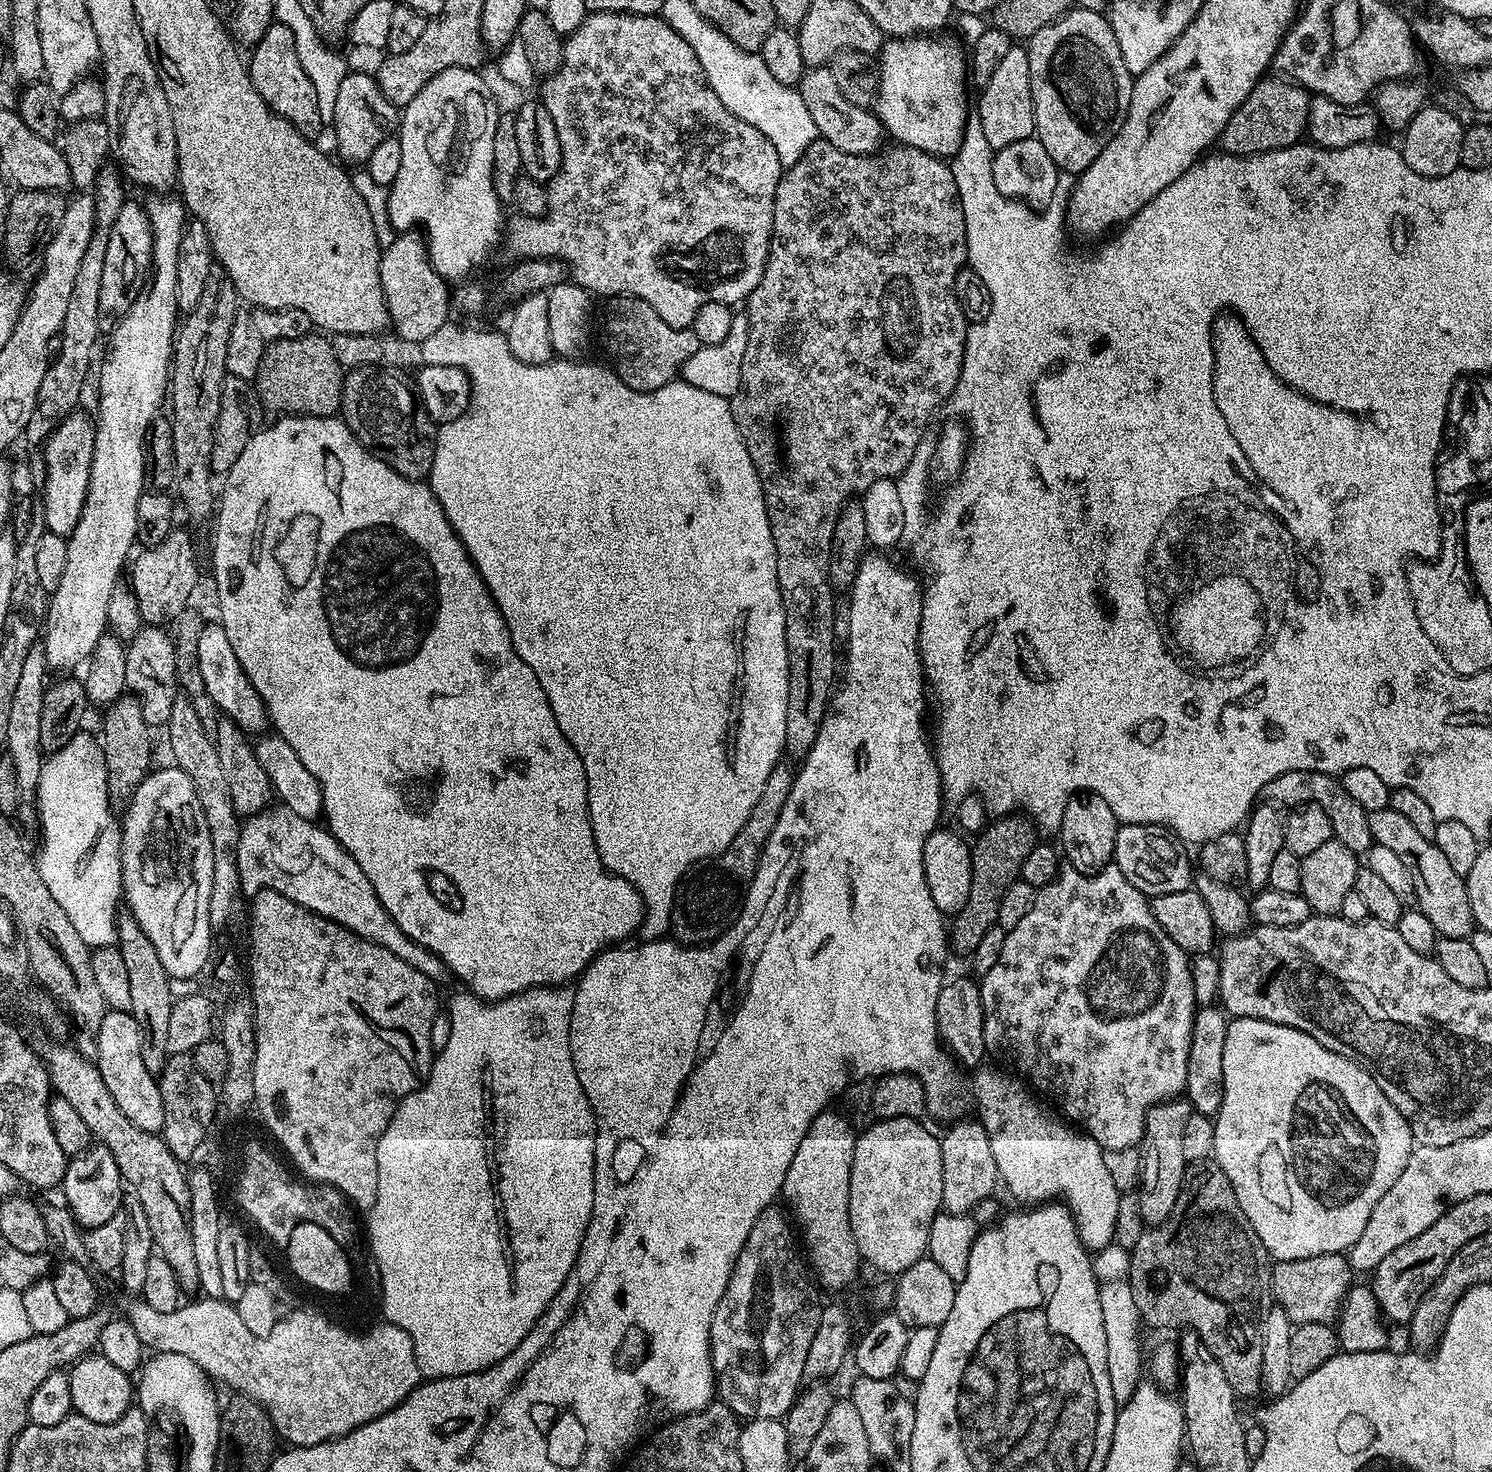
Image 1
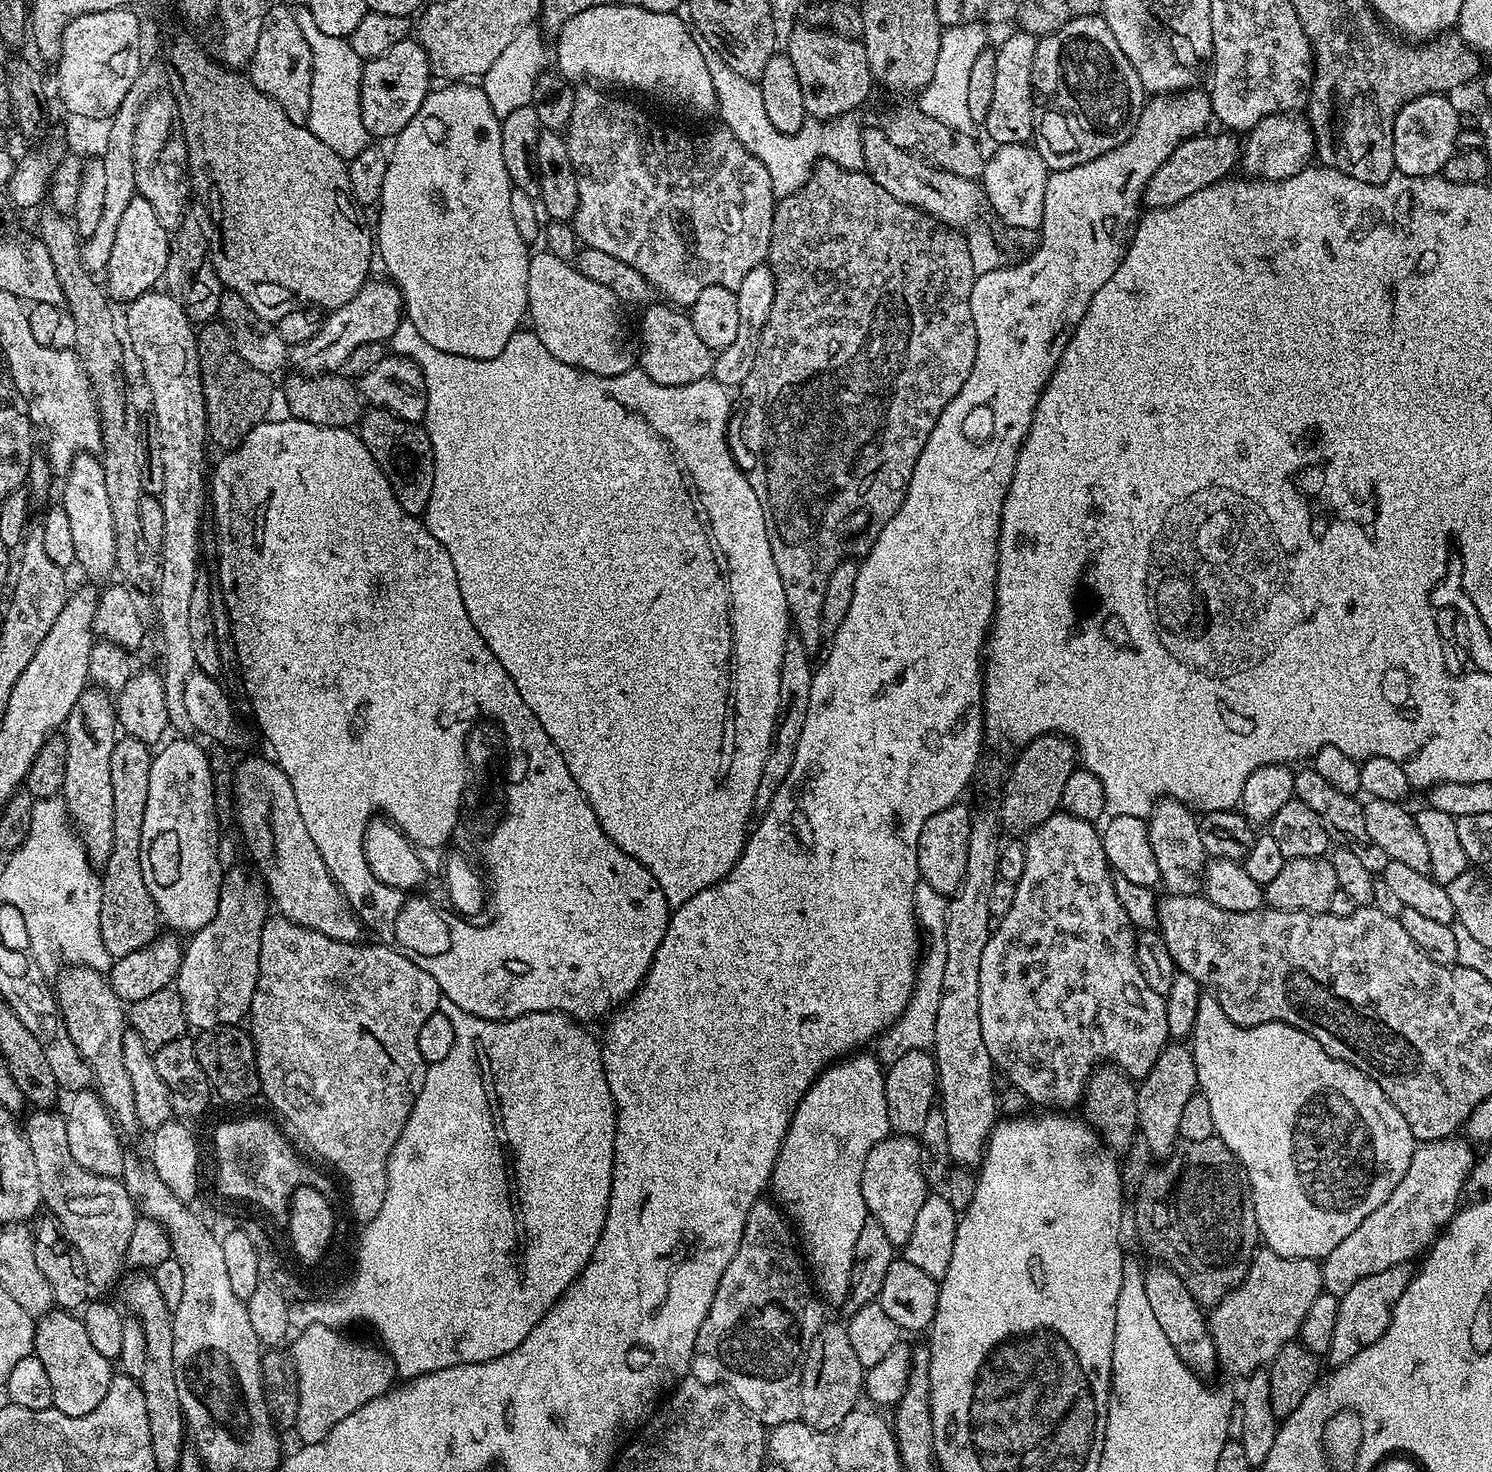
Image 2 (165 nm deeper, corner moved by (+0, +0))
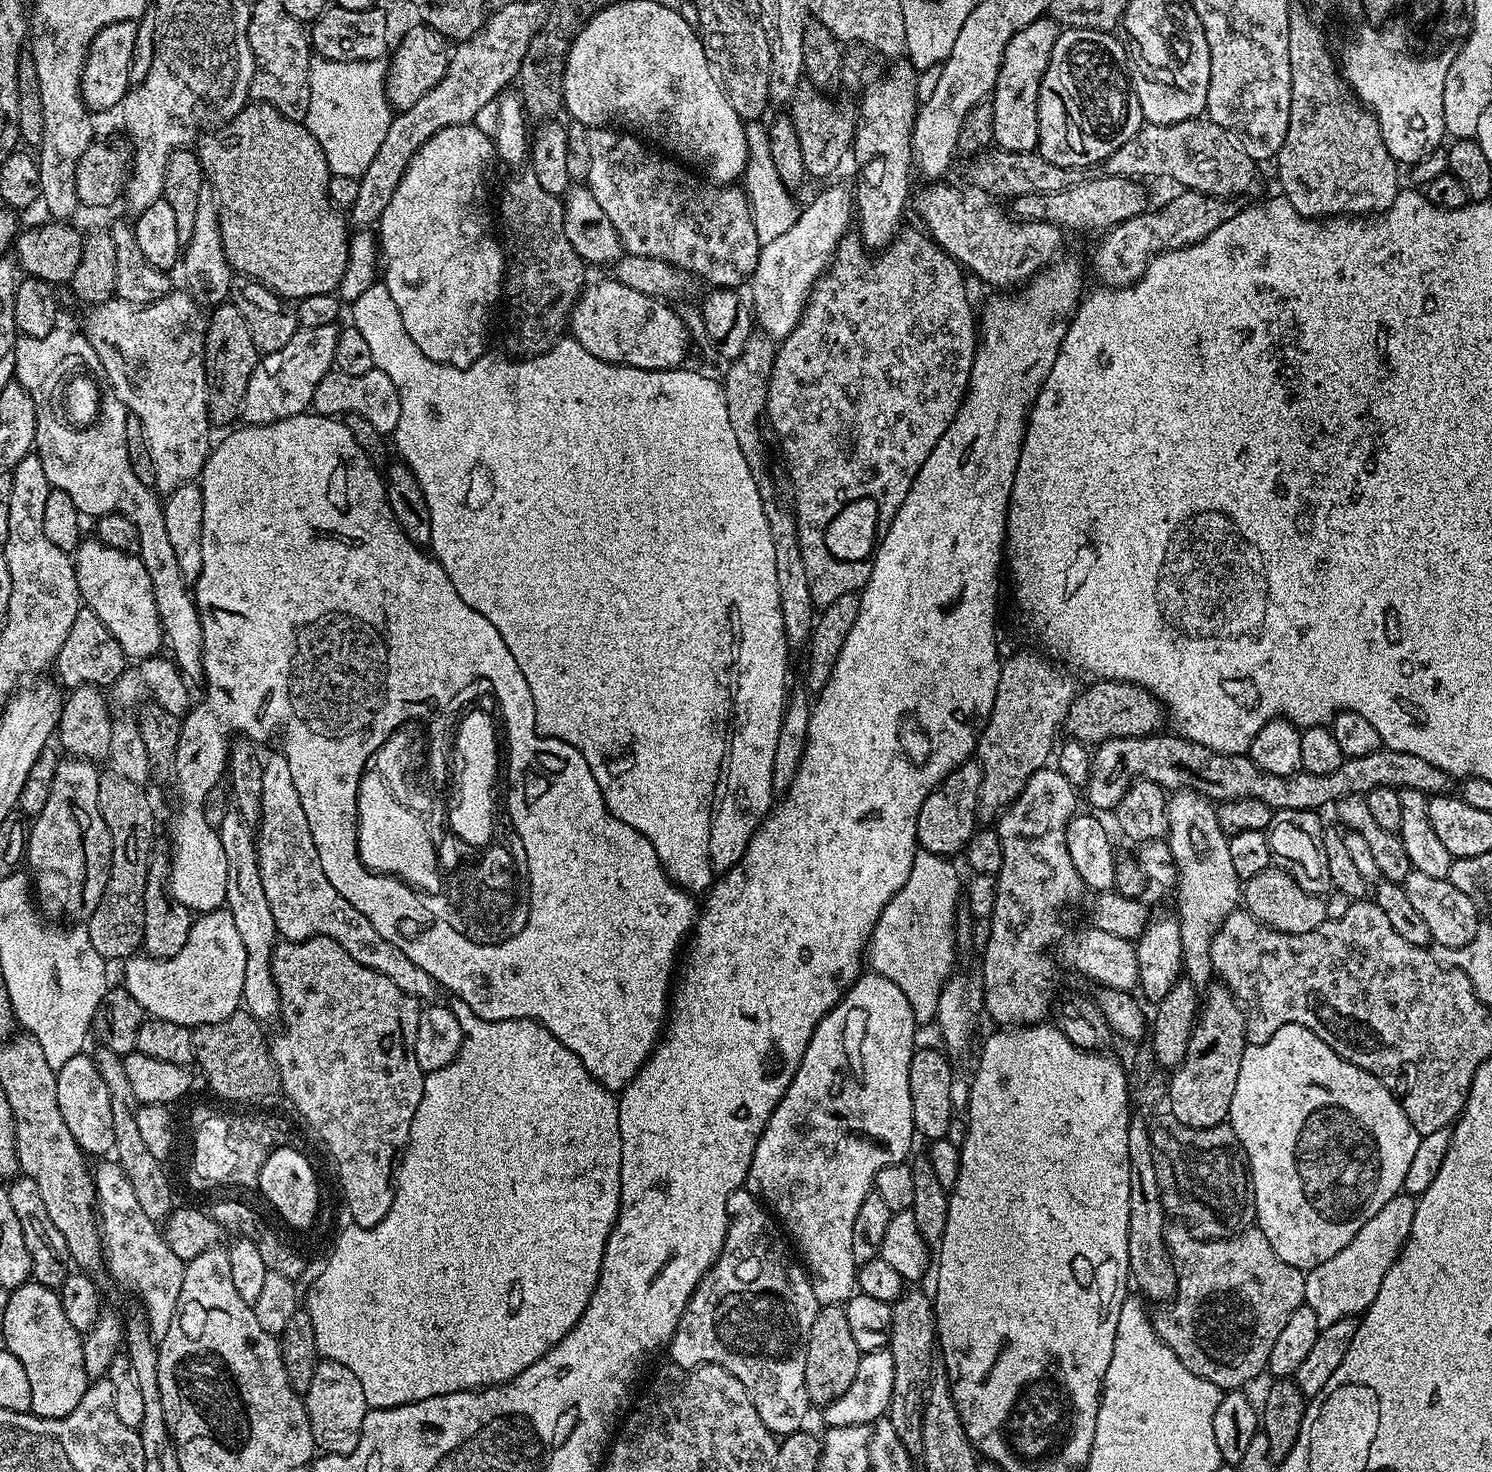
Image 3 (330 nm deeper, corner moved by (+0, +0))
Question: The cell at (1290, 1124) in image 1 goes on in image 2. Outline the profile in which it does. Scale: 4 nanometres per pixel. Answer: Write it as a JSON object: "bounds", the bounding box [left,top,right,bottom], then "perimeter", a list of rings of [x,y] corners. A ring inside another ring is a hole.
{"bounds":[1190,994,1417,1262],"perimeter":[[[1211,994],[1201,995],[1198,1002],[1198,1010],[1194,1018],[1194,1030],[1190,1037],[1190,1047],[1192,1049],[1192,1057],[1194,1058],[1194,1066],[1196,1067],[1196,1082],[1198,1085],[1199,1095],[1206,1098],[1206,1102],[1210,1102],[1210,1114],[1214,1118],[1214,1130],[1219,1136],[1220,1141],[1229,1148],[1238,1158],[1238,1162],[1246,1170],[1248,1181],[1252,1187],[1252,1201],[1254,1202],[1254,1214],[1258,1222],[1258,1230],[1260,1231],[1260,1239],[1270,1250],[1274,1250],[1274,1254],[1282,1254],[1282,1258],[1306,1258],[1317,1262],[1323,1261],[1324,1257],[1330,1254],[1330,1250],[1334,1250],[1334,1246],[1338,1246],[1338,1242],[1343,1242],[1347,1236],[1354,1234],[1354,1230],[1358,1230],[1358,1226],[1362,1226],[1362,1221],[1370,1215],[1374,1214],[1374,1210],[1378,1210],[1378,1206],[1382,1206],[1382,1202],[1386,1202],[1386,1198],[1390,1198],[1390,1194],[1394,1194],[1394,1186],[1398,1186],[1398,1182],[1402,1182],[1402,1174],[1406,1174],[1407,1168],[1410,1167],[1410,1158],[1414,1158],[1414,1150],[1417,1146],[1416,1135],[1410,1130],[1410,1126],[1406,1122],[1406,1118],[1402,1118],[1402,1114],[1394,1106],[1394,1102],[1390,1102],[1390,1098],[1386,1098],[1386,1094],[1382,1090],[1382,1086],[1378,1086],[1378,1082],[1374,1082],[1366,1074],[1362,1074],[1362,1070],[1358,1070],[1353,1064],[1342,1062],[1338,1058],[1334,1058],[1317,1040],[1310,1034],[1306,1034],[1302,1030],[1298,1030],[1289,1024],[1282,1022],[1270,1022],[1263,1024],[1257,1028],[1243,1028],[1234,1022],[1230,1022],[1230,1018],[1226,1018],[1226,1014],[1220,1011],[1220,1004]]]}

